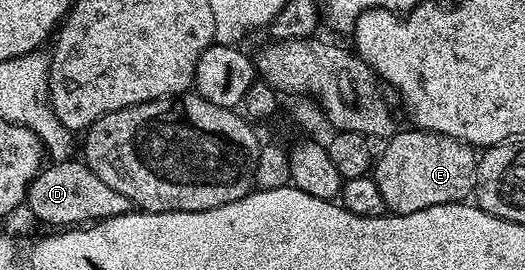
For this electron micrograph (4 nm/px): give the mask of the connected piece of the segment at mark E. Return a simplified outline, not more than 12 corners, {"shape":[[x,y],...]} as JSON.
{"shape":[[398,130],[371,171],[392,214],[468,200],[478,152]]}

